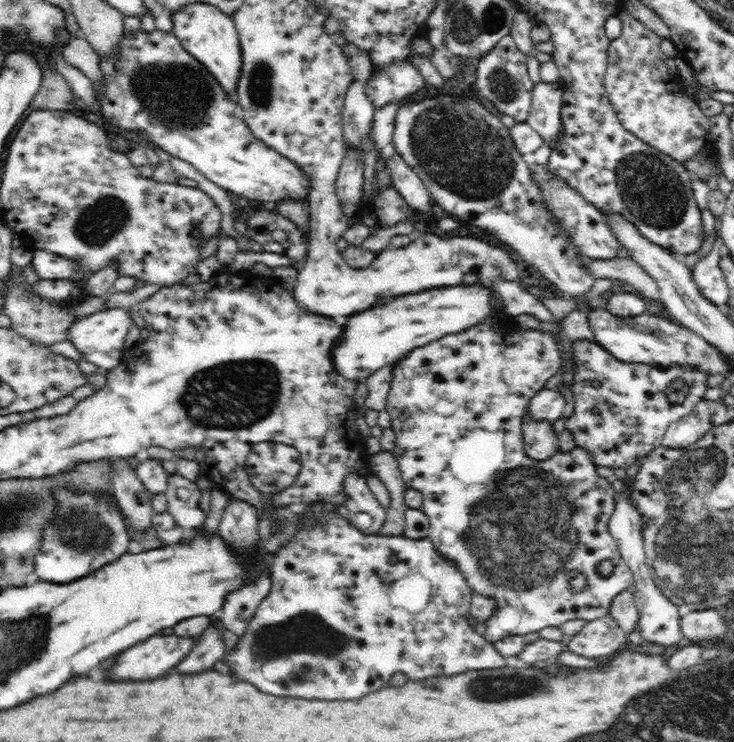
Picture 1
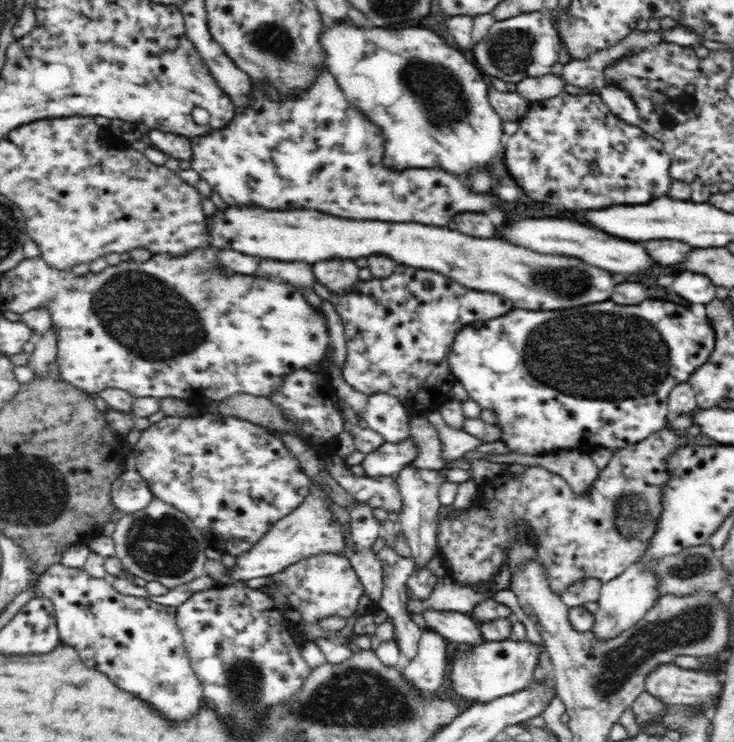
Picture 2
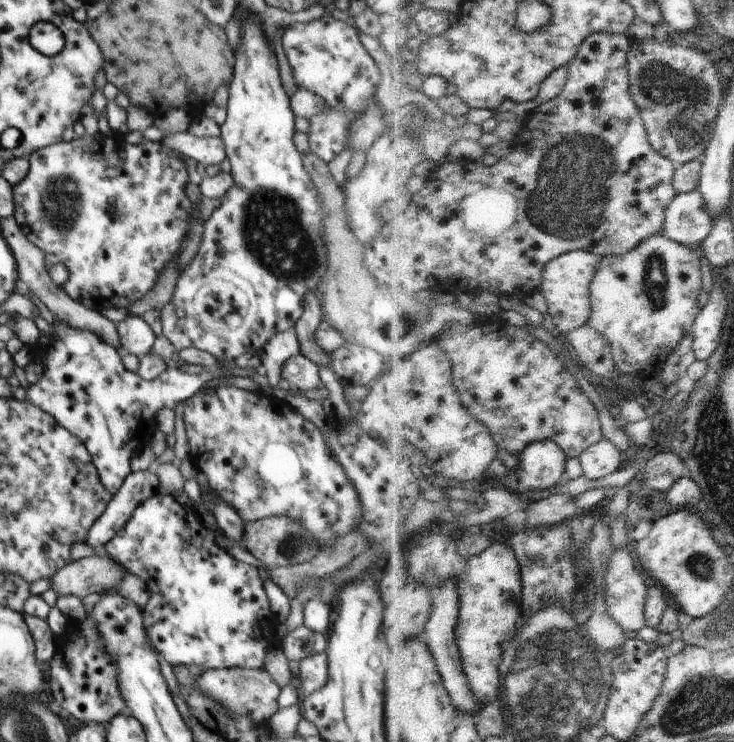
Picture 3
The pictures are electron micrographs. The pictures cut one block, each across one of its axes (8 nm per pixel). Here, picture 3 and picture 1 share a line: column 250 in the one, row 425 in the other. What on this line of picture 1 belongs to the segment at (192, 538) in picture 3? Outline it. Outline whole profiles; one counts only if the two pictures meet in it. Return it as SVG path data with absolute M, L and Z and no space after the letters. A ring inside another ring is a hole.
M576 340L572 344L572 352L574 352L573 357L573 385L570 388L574 393L575 407L573 414L564 420L564 428L568 429L574 439L576 439L576 446L586 449L586 451L592 454L592 461L596 463L596 466L607 466L614 470L615 468L629 467L636 460L642 460L642 458L648 456L655 448L661 446L666 429L672 422L679 421L682 417L690 414L694 410L694 406L704 399L704 392L706 392L707 378L708 375L701 370L696 370L695 368L690 368L689 366L668 366L668 368L663 368L663 366L650 366L649 364L637 364L637 362L620 362L617 358L614 358L605 348L602 348L598 342L590 342L589 340Z

